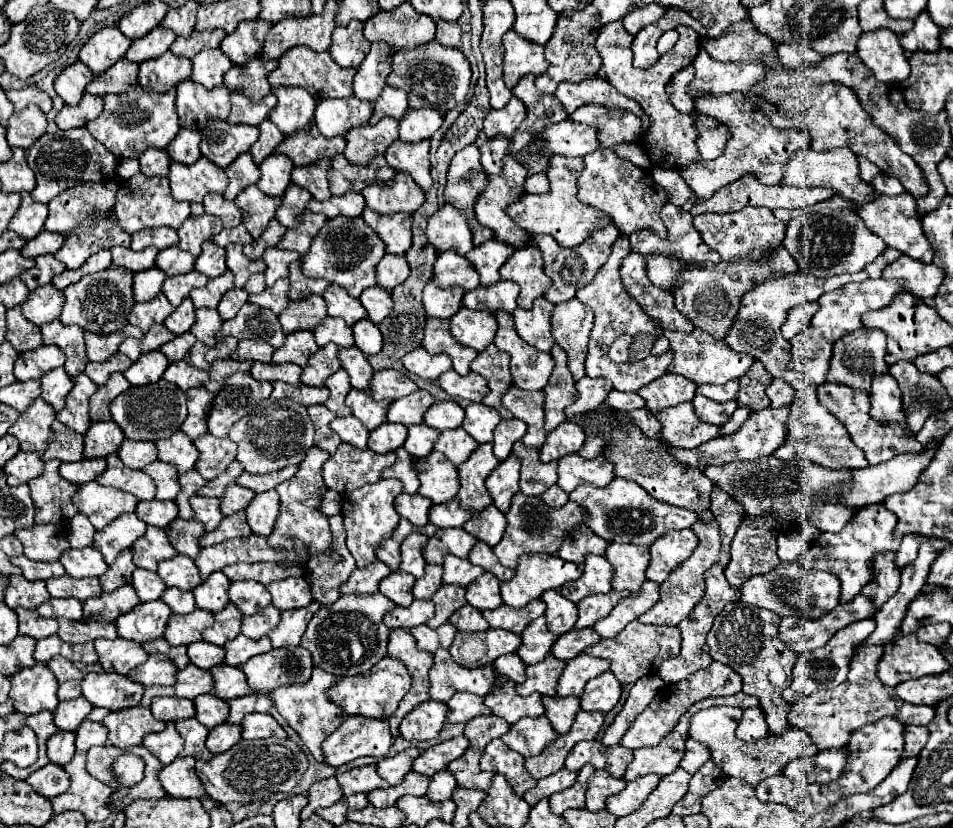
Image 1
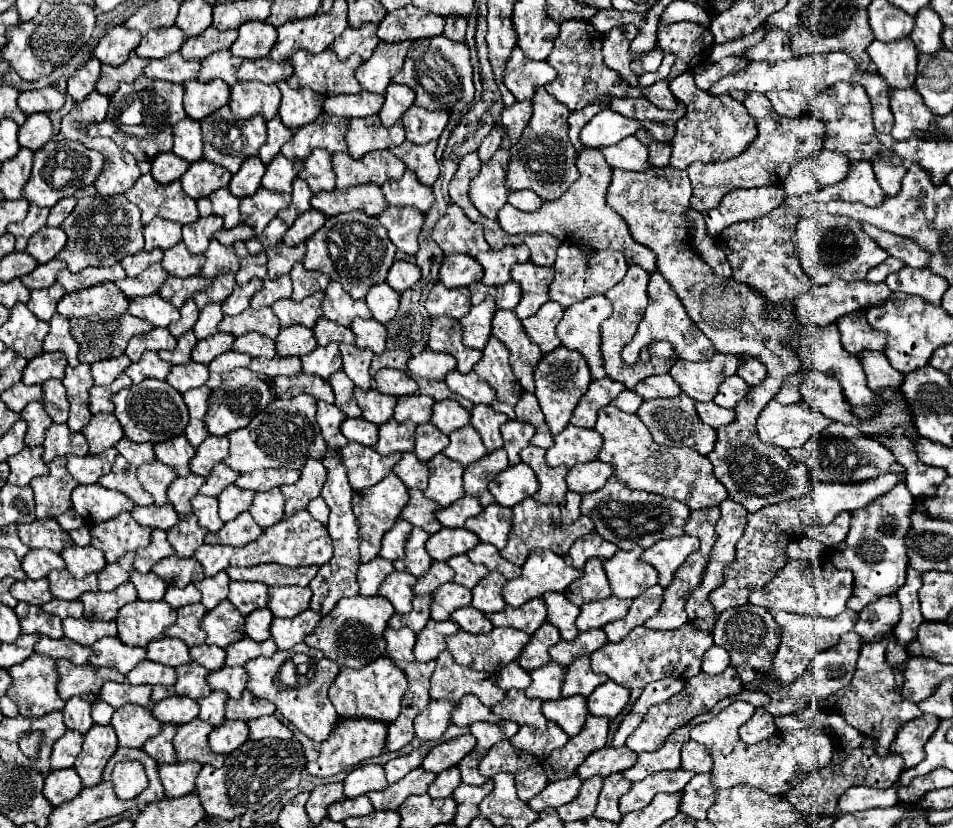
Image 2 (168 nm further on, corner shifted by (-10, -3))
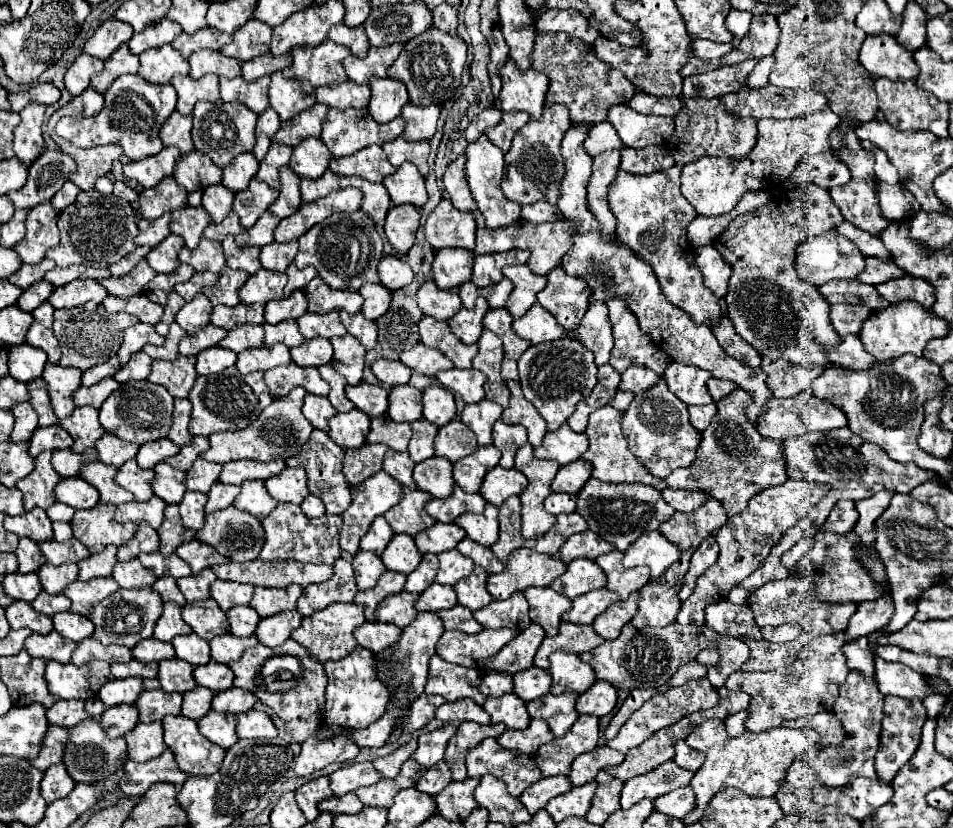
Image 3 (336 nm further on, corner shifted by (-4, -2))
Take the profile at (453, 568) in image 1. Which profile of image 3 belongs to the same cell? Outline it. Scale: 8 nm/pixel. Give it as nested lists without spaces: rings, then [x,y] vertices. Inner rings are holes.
[[[449,550],[449,552],[441,552],[439,554],[439,572],[437,572],[437,582],[439,584],[447,584],[453,586],[457,584],[461,578],[469,576],[473,570],[473,562],[469,558],[465,558],[459,550]]]

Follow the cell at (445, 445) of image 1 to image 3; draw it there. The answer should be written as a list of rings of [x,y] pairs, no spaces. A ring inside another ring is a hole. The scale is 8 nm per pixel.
[[[453,420],[439,428],[439,434],[435,438],[435,454],[443,456],[451,462],[461,460],[463,456],[469,456],[477,450],[477,438],[469,426],[465,426],[461,420]]]

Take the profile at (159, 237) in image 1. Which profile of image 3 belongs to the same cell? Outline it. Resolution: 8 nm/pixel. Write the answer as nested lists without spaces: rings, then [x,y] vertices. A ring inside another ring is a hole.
[[[167,212],[167,214],[163,214],[161,218],[157,218],[157,220],[145,220],[145,218],[141,218],[139,222],[137,222],[137,226],[139,226],[139,236],[135,238],[135,246],[157,246],[157,244],[161,244],[167,236],[169,236],[169,224],[171,224],[171,214]]]

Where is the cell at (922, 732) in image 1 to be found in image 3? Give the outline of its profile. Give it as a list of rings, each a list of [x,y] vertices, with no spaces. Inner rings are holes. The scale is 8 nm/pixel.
[[[885,696],[881,746],[879,746],[879,752],[875,758],[875,768],[877,768],[879,778],[883,778],[885,782],[891,782],[895,778],[897,770],[901,770],[901,766],[905,766],[905,762],[909,762],[909,758],[915,754],[915,750],[921,742],[921,728],[925,724],[925,720],[927,720],[927,710],[919,698],[905,700],[905,698],[897,698],[897,696]]]

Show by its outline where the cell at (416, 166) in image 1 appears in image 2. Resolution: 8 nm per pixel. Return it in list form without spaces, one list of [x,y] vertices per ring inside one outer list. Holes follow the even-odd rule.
[[[405,141],[403,145],[393,147],[391,153],[399,161],[403,161],[403,165],[409,171],[413,171],[423,185],[431,187],[439,177],[439,165],[435,159],[435,149],[437,149],[437,141],[429,141],[425,145],[415,145],[415,143]]]

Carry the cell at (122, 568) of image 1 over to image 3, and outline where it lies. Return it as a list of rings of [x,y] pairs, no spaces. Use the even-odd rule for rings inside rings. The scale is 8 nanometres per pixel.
[[[107,546],[107,550],[93,554],[93,558],[81,560],[79,566],[79,580],[87,582],[93,578],[107,578],[113,574],[113,566],[117,564],[117,546]]]

